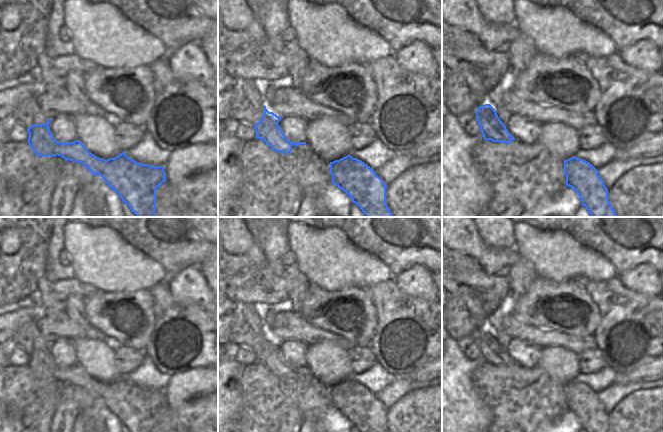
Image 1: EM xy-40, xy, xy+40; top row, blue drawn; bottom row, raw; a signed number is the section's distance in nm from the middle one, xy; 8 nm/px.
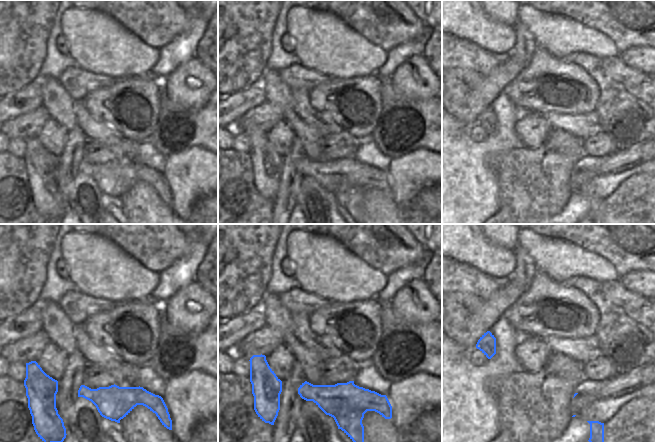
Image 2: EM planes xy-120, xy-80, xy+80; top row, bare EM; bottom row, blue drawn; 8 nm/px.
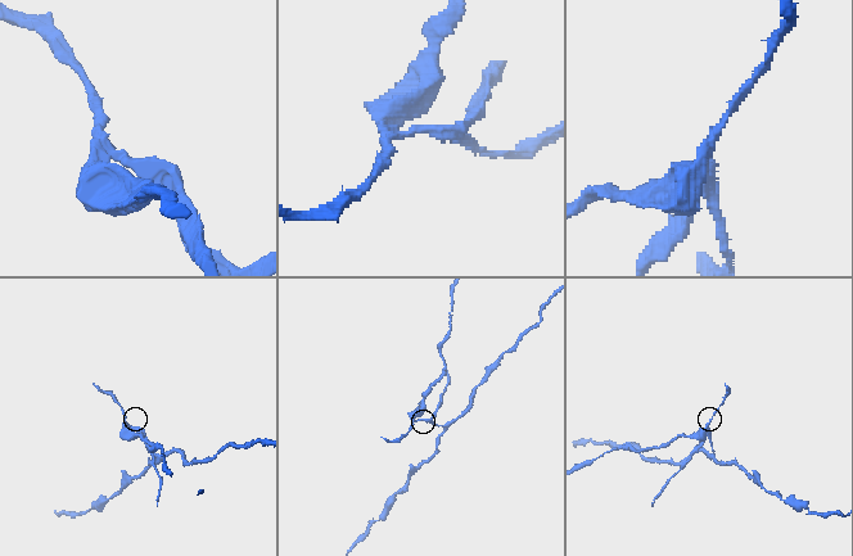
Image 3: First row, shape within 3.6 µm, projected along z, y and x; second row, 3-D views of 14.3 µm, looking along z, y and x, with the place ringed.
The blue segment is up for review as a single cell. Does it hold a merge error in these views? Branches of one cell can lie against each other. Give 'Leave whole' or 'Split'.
Split

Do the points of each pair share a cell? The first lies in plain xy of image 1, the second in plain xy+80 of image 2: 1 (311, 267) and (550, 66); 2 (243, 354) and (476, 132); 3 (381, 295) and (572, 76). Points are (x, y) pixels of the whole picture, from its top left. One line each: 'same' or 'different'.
1: different
2: same
3: different

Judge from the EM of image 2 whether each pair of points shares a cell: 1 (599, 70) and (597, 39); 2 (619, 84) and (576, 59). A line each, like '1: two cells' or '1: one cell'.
1: two cells
2: one cell

